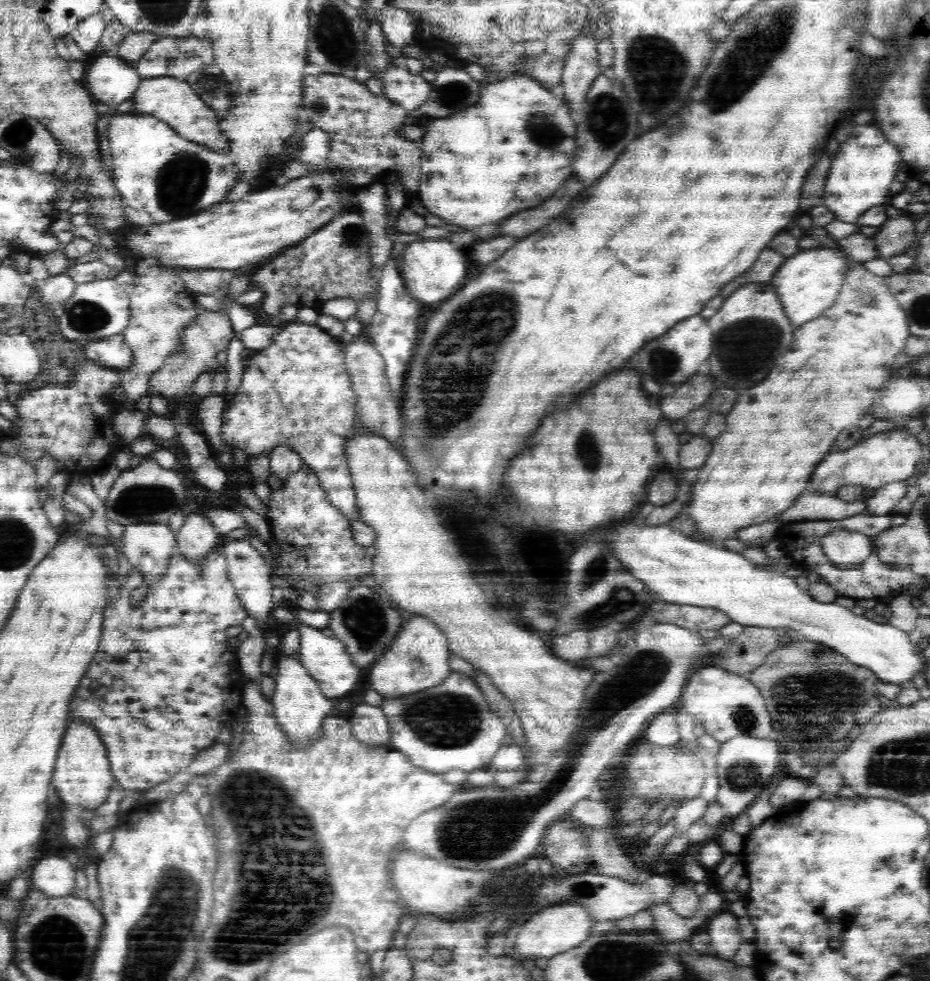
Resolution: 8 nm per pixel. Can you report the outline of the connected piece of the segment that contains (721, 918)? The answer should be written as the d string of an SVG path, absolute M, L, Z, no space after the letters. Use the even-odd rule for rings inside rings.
M718 912L712 916L708 927L704 932L712 939L716 954L720 959L730 960L742 944L740 936L740 924L738 917L728 912Z

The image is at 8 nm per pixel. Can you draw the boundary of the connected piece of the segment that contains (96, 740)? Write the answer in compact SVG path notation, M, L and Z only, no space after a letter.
M74 720L68 724L59 752L51 778L59 798L64 804L80 805L91 811L100 808L116 780L110 769L106 745L90 720Z

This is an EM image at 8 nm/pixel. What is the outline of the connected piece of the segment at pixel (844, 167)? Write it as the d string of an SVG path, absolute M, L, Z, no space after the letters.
M853 124L850 138L839 143L838 153L831 160L830 173L824 188L824 198L821 203L834 213L834 220L856 223L861 214L878 205L889 205L893 194L890 191L897 176L898 165L902 162L900 151L894 143L888 141L882 129L874 124Z

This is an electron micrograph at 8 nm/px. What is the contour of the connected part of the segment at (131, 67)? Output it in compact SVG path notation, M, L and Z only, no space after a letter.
M102 55L86 71L86 88L96 102L117 108L138 90L142 78L134 63Z

